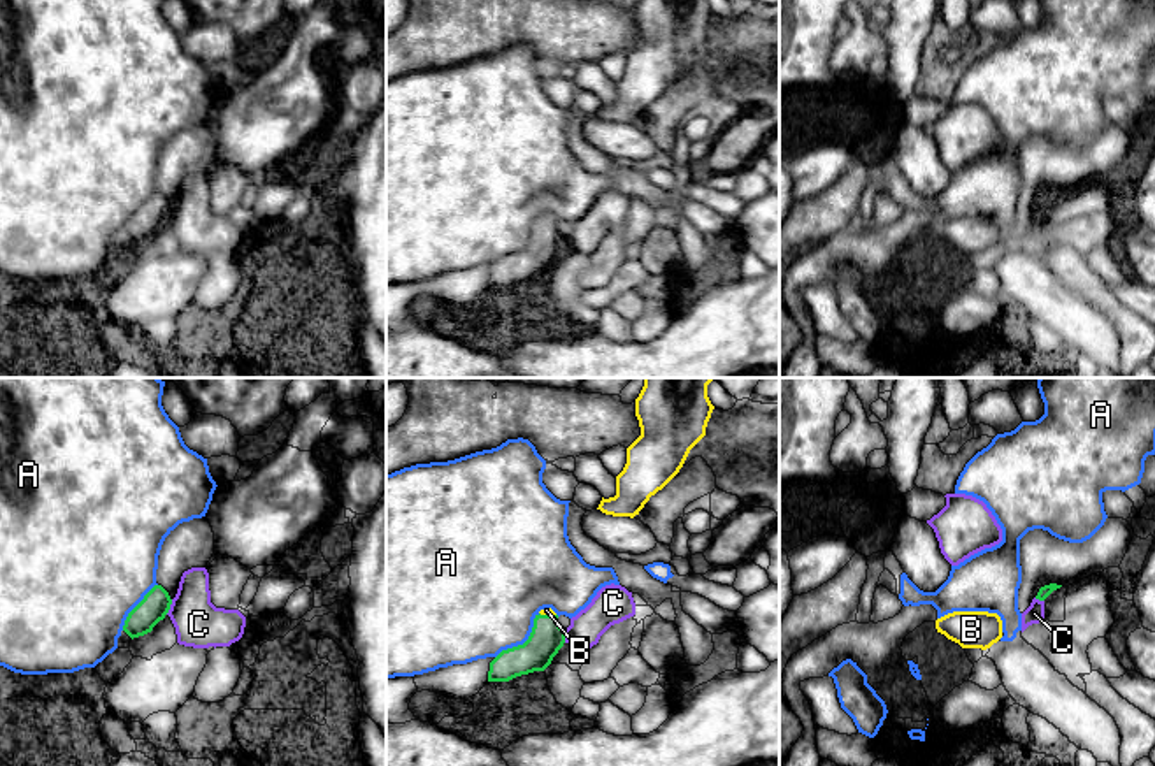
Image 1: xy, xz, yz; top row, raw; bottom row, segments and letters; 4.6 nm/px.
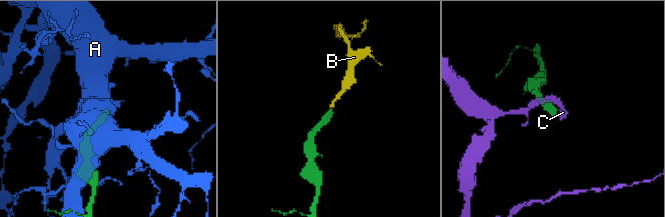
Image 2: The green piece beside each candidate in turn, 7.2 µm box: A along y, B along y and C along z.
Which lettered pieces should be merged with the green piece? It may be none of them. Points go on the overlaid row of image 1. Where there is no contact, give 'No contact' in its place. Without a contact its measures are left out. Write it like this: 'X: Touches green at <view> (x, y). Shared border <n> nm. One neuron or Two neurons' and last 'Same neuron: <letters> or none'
A: Touches green at xz (525, 642). Shared border 300 nm. Two neurons
B: Touches green at xz (548, 615). Shared border 80 nm. One neuron
C: Touches green at xy (169, 607). Shared border 80 nm. Two neurons
Same neuron: B

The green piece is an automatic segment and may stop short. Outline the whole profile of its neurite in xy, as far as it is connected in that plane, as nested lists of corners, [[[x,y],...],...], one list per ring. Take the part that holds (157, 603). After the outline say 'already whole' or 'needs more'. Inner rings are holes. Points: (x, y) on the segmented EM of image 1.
[[[154,585],[144,599],[128,613],[123,631],[133,640],[153,631],[165,618],[172,604],[169,592]]]; already whole

